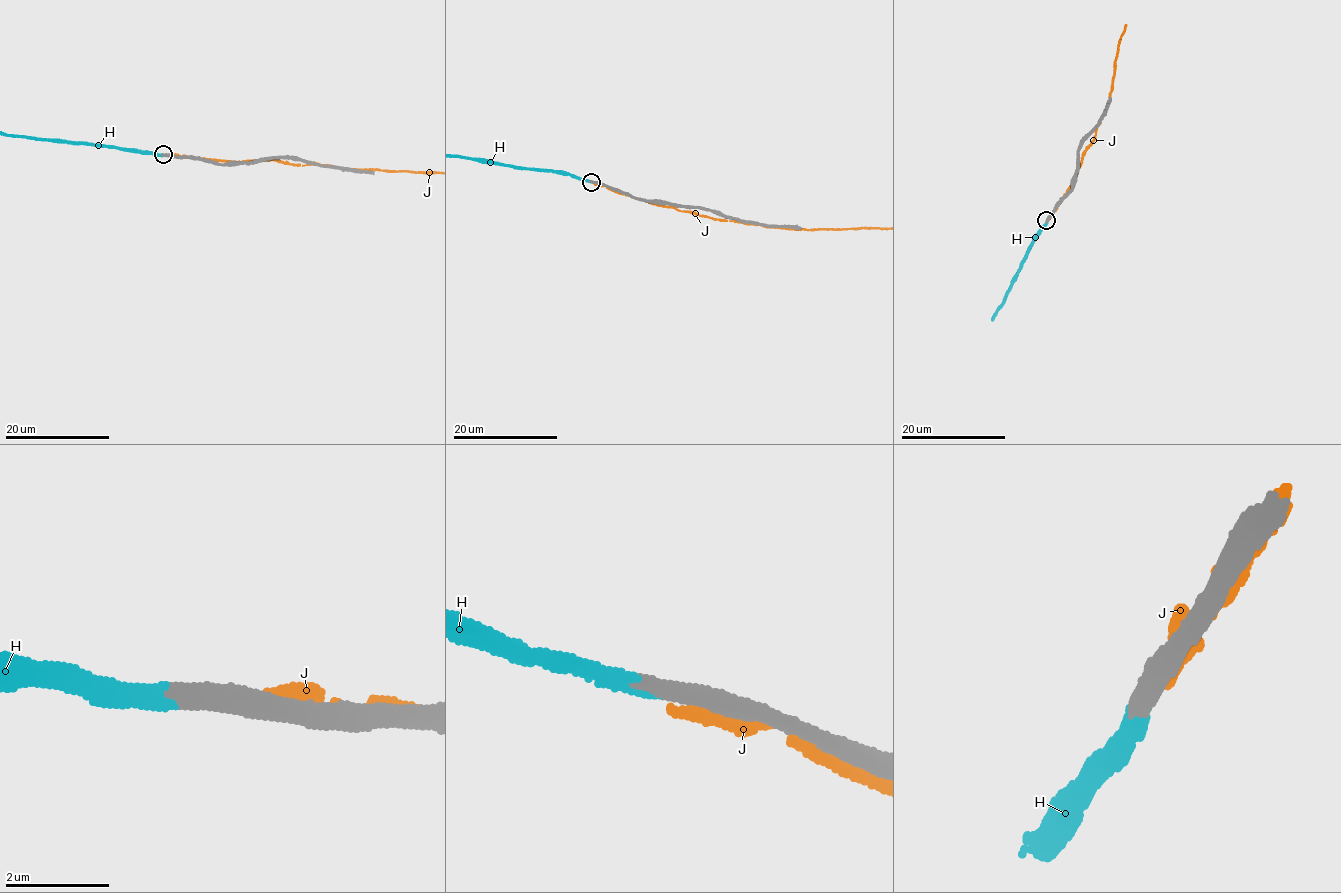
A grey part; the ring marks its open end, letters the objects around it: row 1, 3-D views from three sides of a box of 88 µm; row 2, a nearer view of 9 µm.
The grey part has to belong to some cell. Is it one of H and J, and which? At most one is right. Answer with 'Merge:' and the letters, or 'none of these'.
Merge: H

